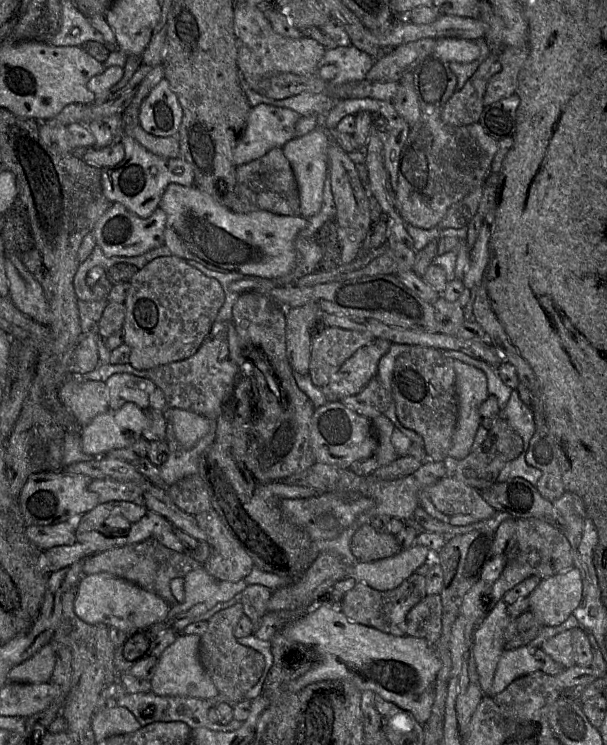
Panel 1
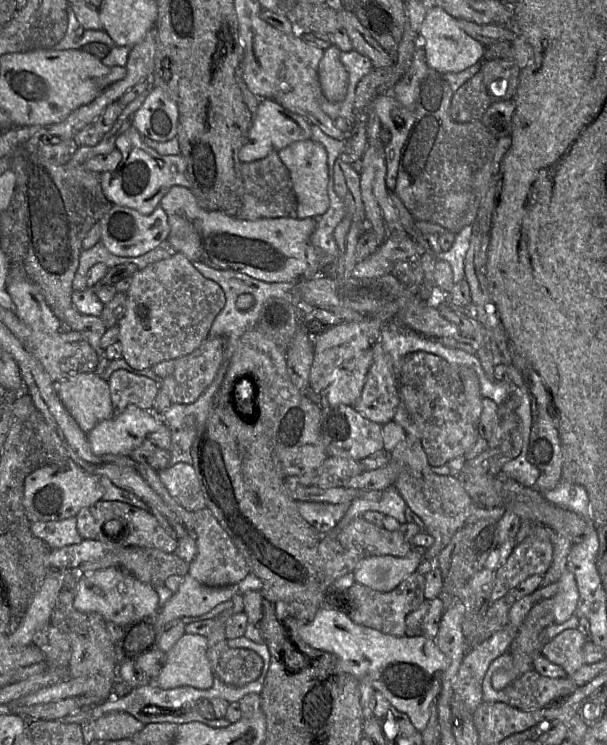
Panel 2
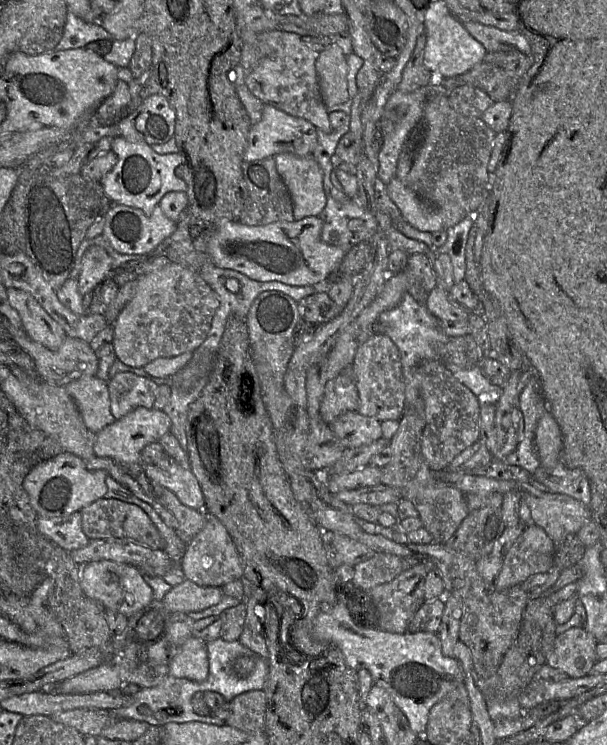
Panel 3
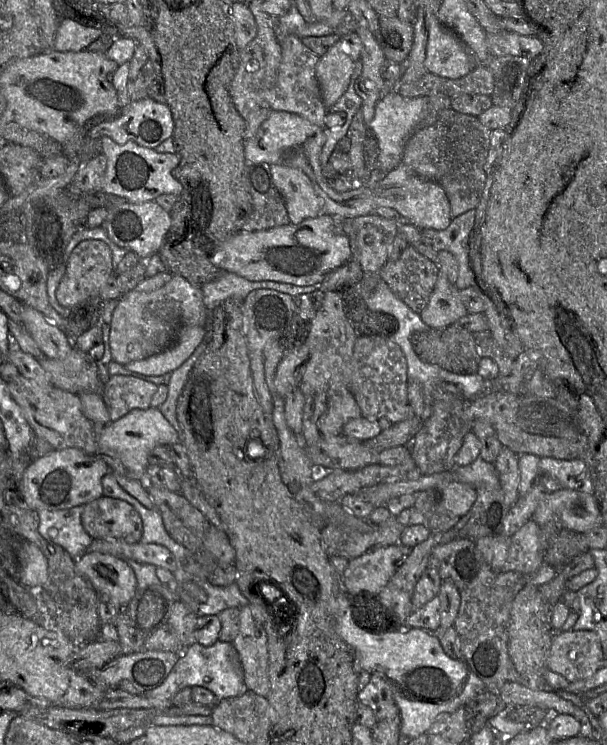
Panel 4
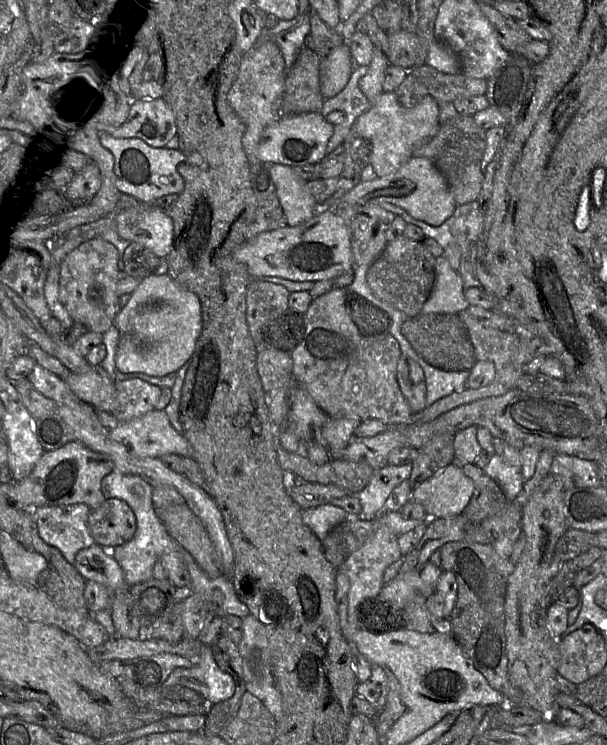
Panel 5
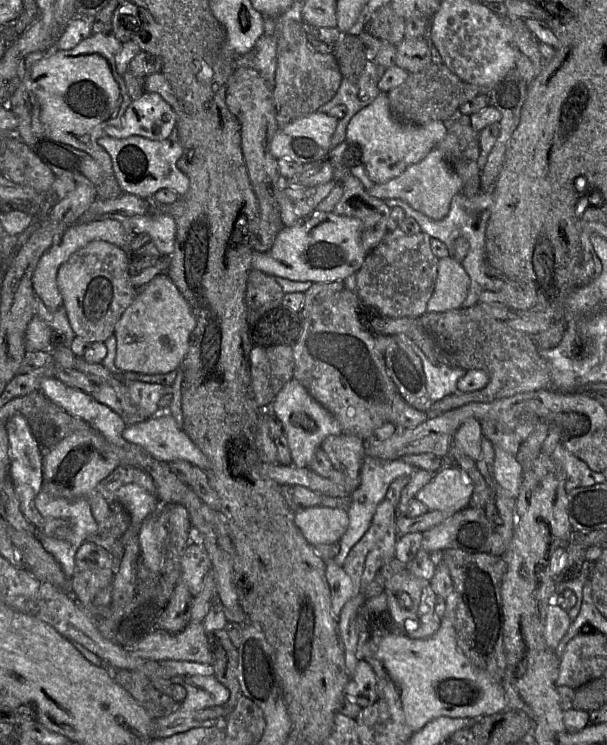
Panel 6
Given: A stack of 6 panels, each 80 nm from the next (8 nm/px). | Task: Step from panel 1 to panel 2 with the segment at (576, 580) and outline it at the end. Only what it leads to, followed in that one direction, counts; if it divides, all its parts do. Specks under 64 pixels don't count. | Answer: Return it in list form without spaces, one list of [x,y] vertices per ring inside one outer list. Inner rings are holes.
[[[569,568],[565,570],[557,583],[559,590],[553,596],[553,622],[562,624],[575,614],[579,592],[575,575]]]

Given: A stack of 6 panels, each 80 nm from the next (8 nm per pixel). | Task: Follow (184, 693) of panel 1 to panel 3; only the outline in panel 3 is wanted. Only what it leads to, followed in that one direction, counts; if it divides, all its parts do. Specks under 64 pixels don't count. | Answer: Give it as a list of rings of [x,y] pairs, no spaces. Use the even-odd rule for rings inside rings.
[[[191,636],[179,646],[168,663],[168,675],[203,682],[209,673],[206,643]]]

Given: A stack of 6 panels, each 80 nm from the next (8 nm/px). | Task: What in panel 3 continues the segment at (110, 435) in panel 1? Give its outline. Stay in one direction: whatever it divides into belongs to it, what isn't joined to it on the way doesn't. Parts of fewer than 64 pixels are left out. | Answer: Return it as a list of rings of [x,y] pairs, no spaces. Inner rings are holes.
[[[137,407],[125,417],[116,420],[96,434],[94,452],[99,457],[109,457],[127,463],[141,463],[141,452],[150,443],[159,439],[171,429],[171,420],[163,410]]]

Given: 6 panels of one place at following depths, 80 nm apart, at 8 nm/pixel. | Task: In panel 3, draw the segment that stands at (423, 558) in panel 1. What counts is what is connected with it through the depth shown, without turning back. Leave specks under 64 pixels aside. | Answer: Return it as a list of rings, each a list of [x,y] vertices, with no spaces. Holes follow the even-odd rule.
[[[376,552],[353,567],[351,585],[360,590],[370,590],[391,582],[402,571],[416,564],[421,557],[401,558],[385,552]]]

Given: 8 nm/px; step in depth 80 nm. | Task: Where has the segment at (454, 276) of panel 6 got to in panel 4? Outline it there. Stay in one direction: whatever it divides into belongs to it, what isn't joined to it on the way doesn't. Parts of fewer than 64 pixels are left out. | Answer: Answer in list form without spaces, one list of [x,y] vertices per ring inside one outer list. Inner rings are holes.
[[[439,268],[438,279],[428,305],[420,313],[421,319],[431,328],[443,328],[465,317],[469,311],[452,284],[446,271]]]

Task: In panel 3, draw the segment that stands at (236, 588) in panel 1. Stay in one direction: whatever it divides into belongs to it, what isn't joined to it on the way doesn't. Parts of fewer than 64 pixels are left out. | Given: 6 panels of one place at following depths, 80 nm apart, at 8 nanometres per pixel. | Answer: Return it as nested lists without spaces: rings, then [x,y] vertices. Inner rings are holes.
[[[184,578],[184,580],[173,586],[170,591],[165,595],[161,602],[153,602],[159,609],[161,609],[162,618],[163,613],[175,613],[175,612],[199,612],[205,610],[211,606],[218,604],[225,594],[221,590],[221,587],[208,587],[208,586],[200,586],[196,583],[192,582]]]

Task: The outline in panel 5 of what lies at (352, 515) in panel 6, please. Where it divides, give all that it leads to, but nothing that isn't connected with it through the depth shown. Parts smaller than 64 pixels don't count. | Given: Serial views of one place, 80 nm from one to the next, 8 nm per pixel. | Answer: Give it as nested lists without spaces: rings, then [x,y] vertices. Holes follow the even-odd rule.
[[[412,463],[403,466],[386,465],[383,468],[374,469],[374,472],[371,476],[368,485],[363,490],[361,490],[358,494],[356,494],[362,507],[361,513],[359,514],[359,516],[352,516],[352,517],[357,517],[363,520],[373,520],[374,518],[376,518],[377,515],[384,510],[385,502],[388,496],[390,495],[390,493],[392,492],[392,490],[403,481],[409,480],[412,473],[412,469],[413,469]]]

